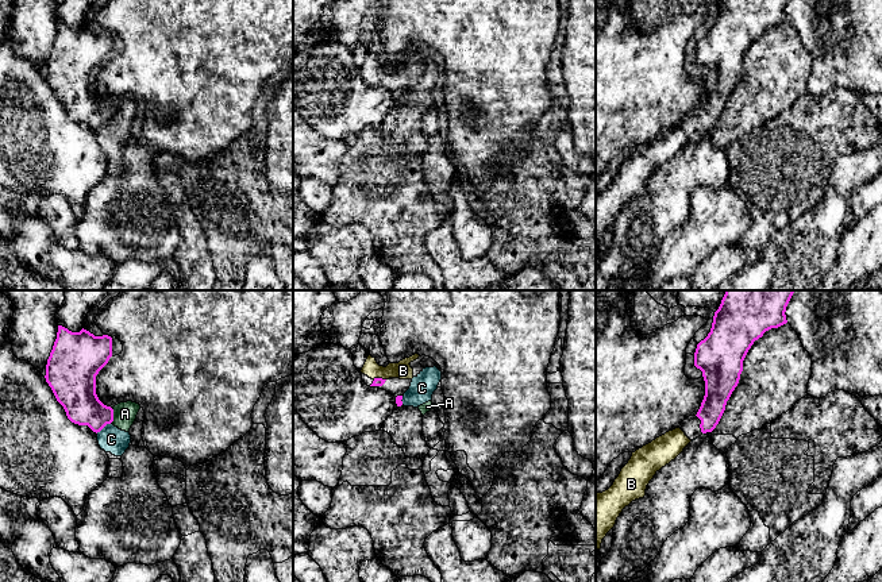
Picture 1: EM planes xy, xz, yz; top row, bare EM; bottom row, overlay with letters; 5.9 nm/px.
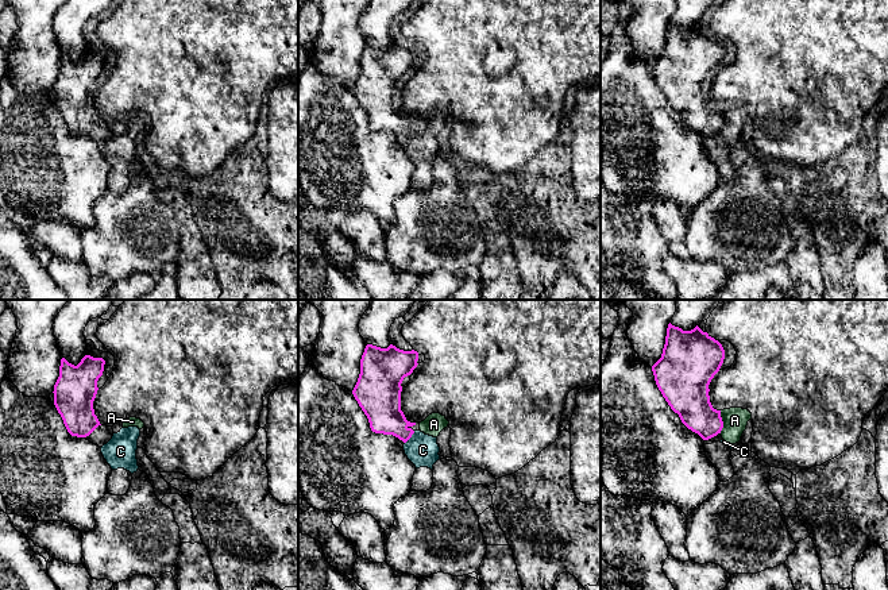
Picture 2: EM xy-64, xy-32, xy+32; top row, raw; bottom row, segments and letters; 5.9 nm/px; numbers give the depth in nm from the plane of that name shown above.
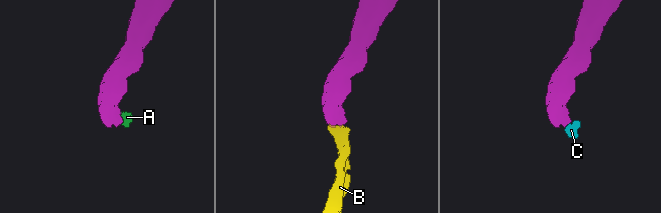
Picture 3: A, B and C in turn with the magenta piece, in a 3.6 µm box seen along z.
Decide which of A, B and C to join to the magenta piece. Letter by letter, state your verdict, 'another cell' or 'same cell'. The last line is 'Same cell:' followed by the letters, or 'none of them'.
A: another cell
B: same cell
C: another cell
Same cell: B

